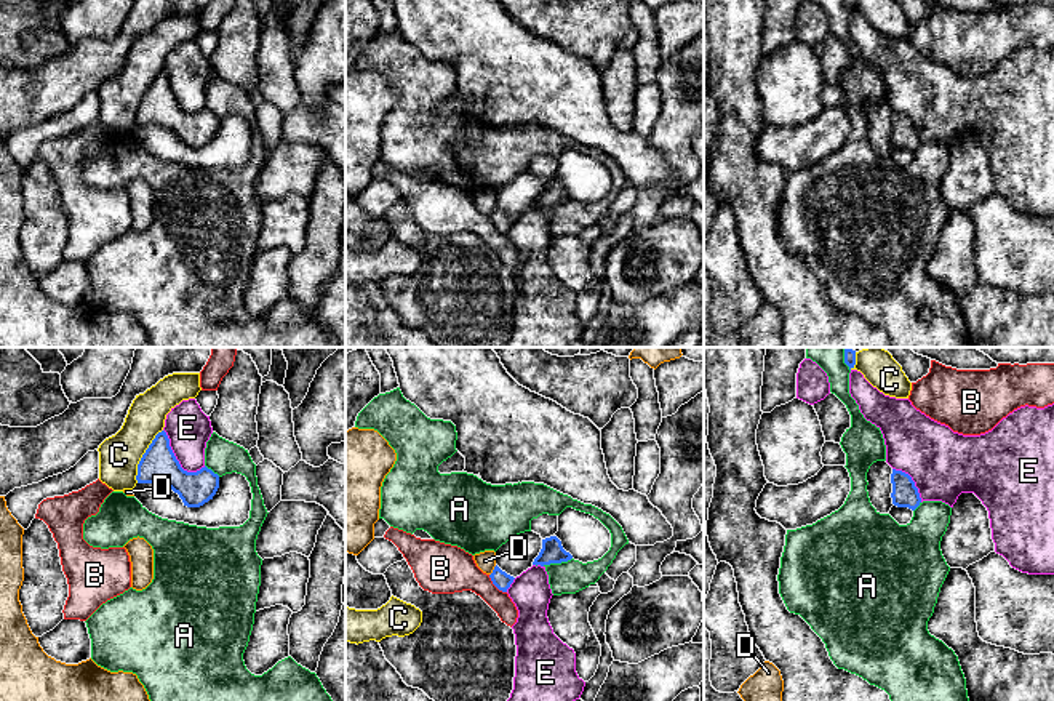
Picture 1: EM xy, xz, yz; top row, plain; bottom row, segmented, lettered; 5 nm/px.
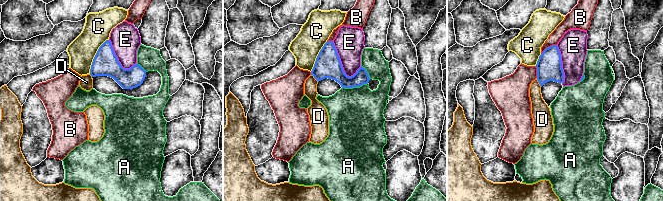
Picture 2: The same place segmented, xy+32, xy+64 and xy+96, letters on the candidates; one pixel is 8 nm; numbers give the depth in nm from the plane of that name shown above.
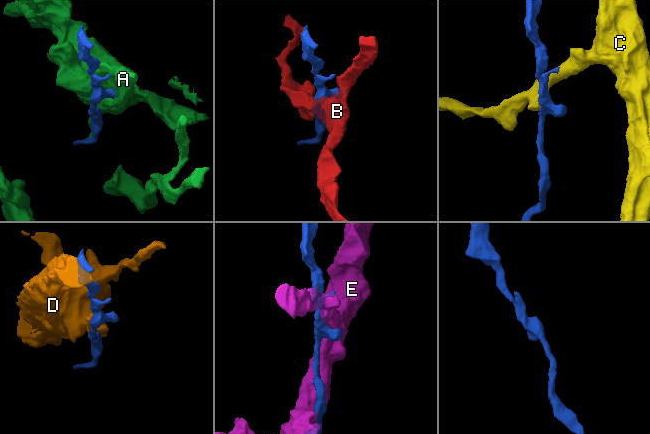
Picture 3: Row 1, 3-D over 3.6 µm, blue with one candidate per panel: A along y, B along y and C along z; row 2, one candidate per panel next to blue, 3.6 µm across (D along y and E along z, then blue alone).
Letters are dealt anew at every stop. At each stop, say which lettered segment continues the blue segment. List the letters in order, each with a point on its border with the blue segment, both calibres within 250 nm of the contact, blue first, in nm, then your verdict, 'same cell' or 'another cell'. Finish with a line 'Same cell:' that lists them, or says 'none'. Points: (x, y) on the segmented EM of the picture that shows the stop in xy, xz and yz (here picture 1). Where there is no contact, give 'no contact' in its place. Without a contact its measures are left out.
A: xz (557, 562) | 120/160 nm | another cell
B: xz (496, 586) | 90/240 nm | another cell
C: xy (143, 456) | 190/200 nm | another cell
D: xz (493, 570) | 90/100 nm | another cell
E: xy (176, 460) | 190/220 nm | another cell
Same cell: none

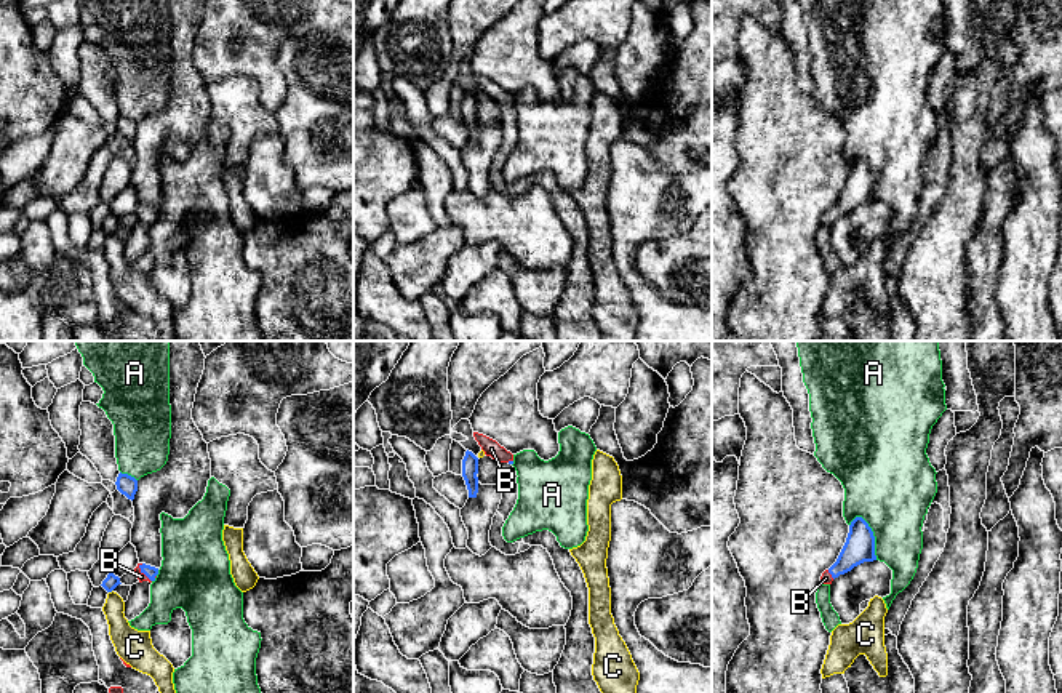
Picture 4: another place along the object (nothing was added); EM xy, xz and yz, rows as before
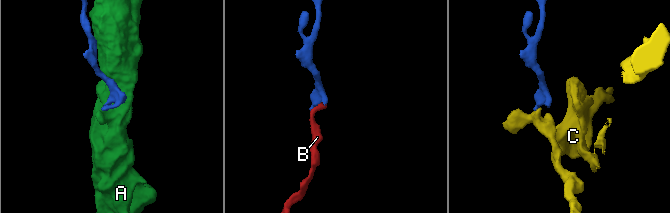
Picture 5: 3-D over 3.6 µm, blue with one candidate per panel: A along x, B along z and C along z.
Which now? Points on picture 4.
A: yz (874, 536) | 150/400 nm | another cell
B: xy (144, 573) | 60/50 nm | same cell
C: xy (111, 591) | 70/130 nm | another cell
Same cell: B

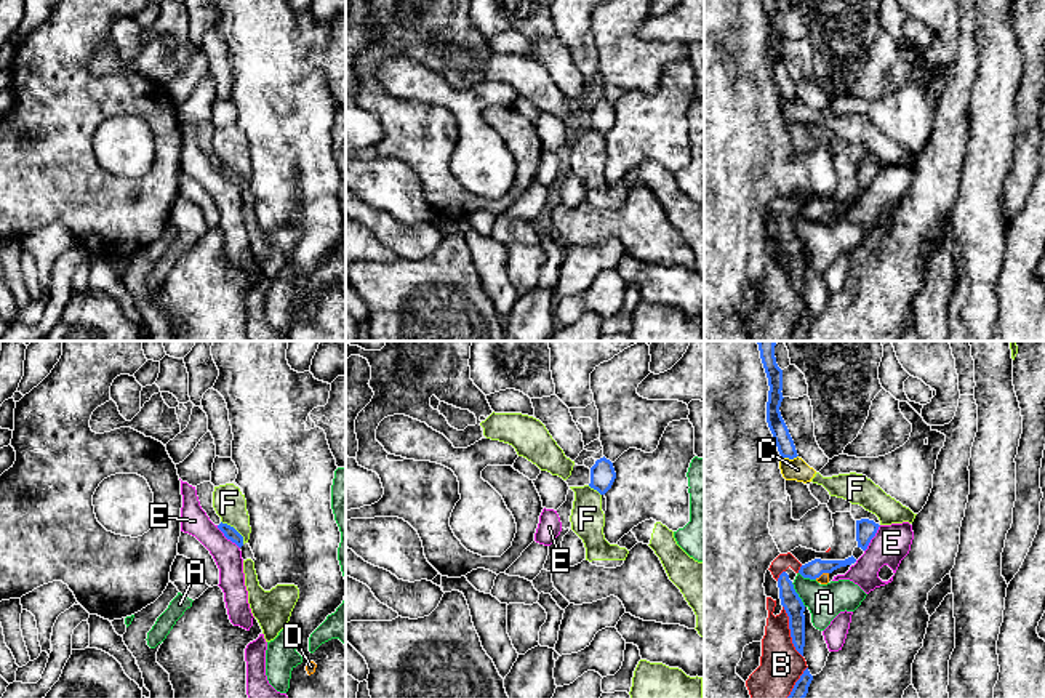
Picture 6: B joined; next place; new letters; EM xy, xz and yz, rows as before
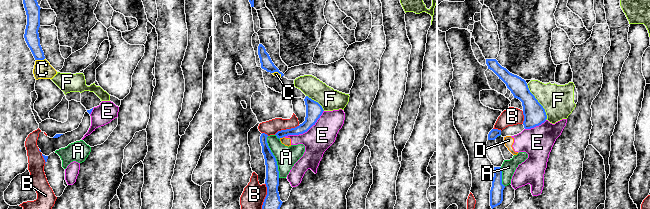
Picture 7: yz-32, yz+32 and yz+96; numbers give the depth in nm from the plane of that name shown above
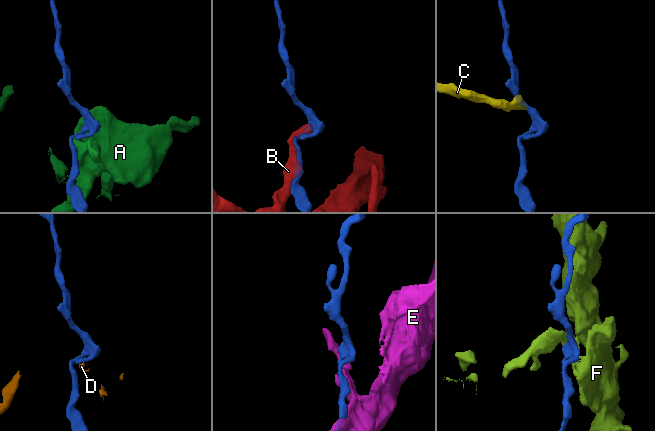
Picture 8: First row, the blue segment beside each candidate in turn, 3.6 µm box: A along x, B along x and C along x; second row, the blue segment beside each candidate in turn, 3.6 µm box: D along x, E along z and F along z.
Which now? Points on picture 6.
A: yz (797, 594) | 100/180 nm | another cell
B: yz (791, 631) | 100/220 nm | another cell
C: yz (789, 458) | 90/110 nm | another cell
D: yz (821, 573) | 90/50 nm | another cell
E: xy (228, 538) | 70/140 nm | another cell
F: xy (236, 530) | 70/160 nm | another cell
Same cell: none

